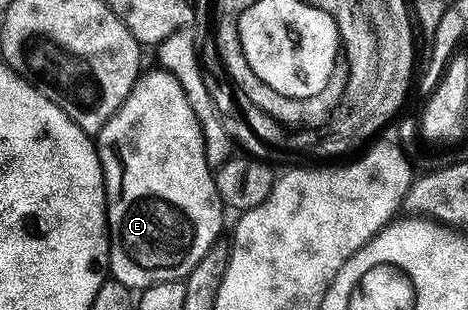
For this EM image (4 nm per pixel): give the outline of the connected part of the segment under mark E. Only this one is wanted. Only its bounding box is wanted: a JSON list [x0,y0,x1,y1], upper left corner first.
[94,68,226,292]

